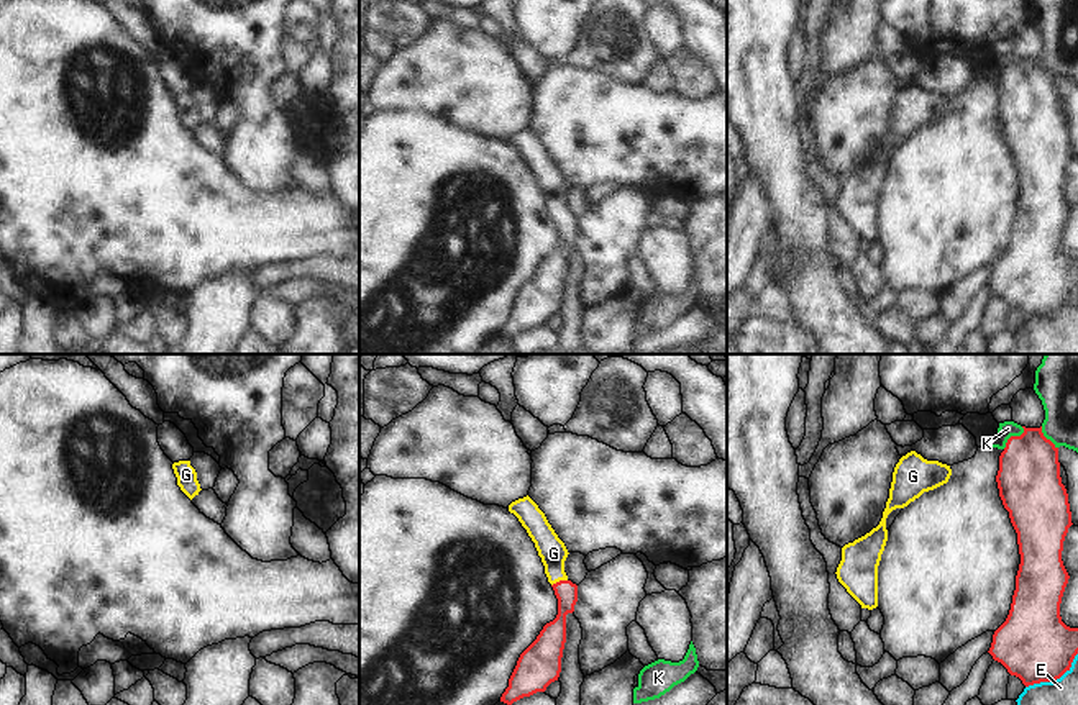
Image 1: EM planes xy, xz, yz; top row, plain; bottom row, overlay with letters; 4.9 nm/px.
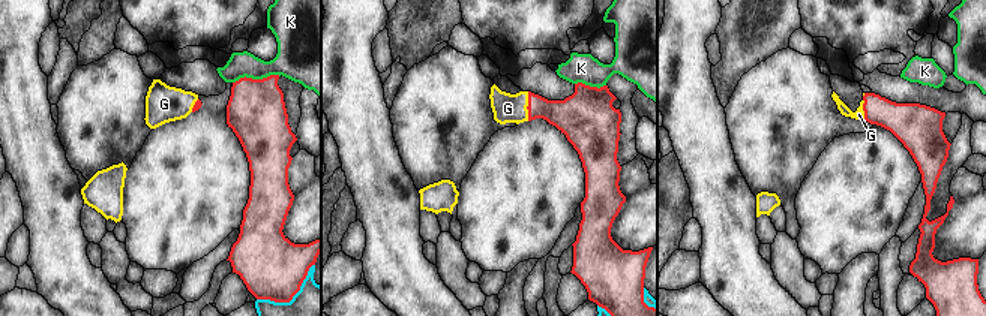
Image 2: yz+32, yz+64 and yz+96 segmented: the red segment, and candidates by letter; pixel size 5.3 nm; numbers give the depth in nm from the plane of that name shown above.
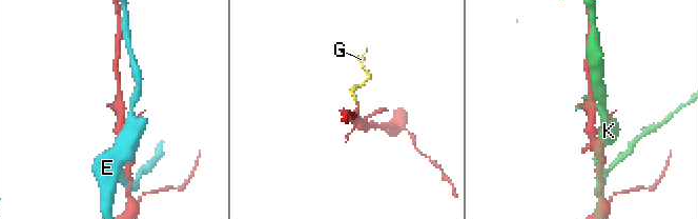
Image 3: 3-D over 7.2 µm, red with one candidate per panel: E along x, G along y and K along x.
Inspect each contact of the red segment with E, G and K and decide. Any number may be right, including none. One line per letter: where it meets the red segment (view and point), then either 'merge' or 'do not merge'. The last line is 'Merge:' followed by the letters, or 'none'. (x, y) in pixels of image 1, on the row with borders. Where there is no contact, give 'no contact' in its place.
E: contact yz (1054, 679); do not merge
G: contact xz (560, 581); merge
K: contact yz (1013, 436); do not merge
Merge: G

